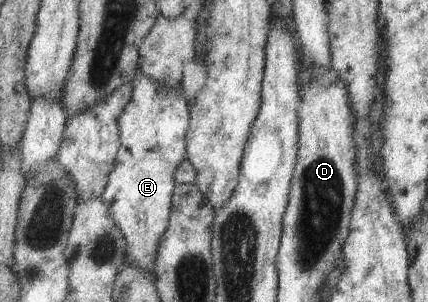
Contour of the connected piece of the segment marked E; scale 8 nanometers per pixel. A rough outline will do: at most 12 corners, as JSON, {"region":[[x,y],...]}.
{"region":[[139,74],[102,195],[155,273],[191,109]]}

